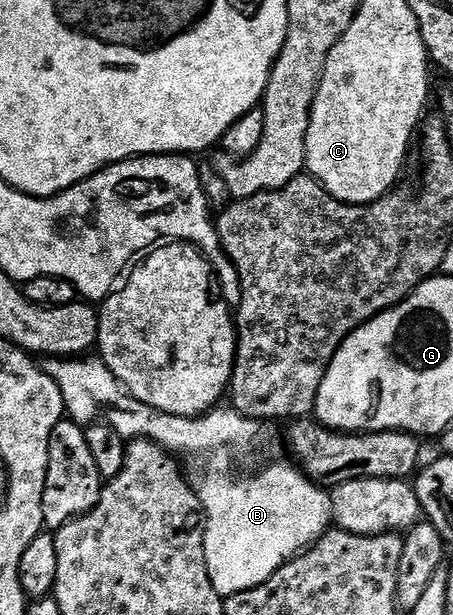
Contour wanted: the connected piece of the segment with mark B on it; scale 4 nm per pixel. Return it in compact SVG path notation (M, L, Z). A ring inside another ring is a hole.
M52 358L47 361L46 371L62 392L65 413L77 424L87 426L97 423L103 417L100 415L108 412L106 422L125 442L137 437L152 440L161 444L165 452L184 458L183 465L202 509L206 570L221 598L262 586L282 565L300 555L305 548L312 547L328 531L332 519L329 493L317 481L305 476L295 463L272 460L268 465L263 464L264 456L260 452L268 448L268 432L261 421L252 420L228 406L217 407L203 416L175 416L154 410L154 406L146 406L129 396L103 360L88 359L92 358Z

